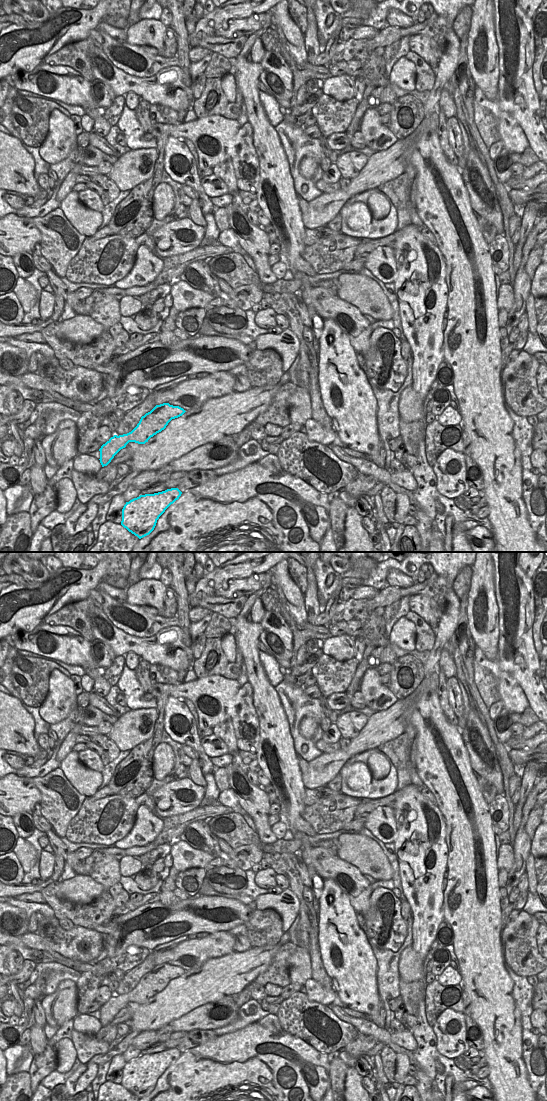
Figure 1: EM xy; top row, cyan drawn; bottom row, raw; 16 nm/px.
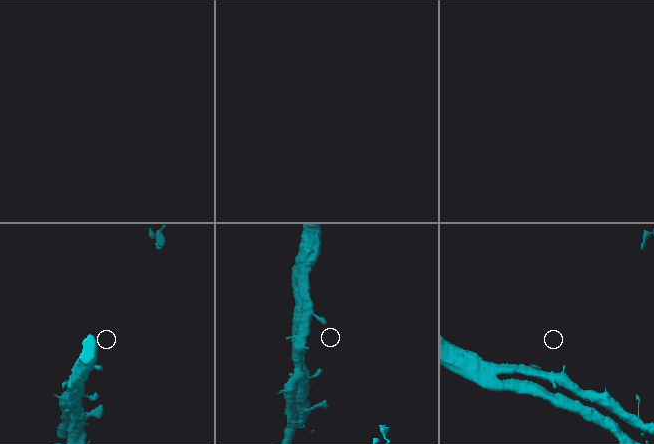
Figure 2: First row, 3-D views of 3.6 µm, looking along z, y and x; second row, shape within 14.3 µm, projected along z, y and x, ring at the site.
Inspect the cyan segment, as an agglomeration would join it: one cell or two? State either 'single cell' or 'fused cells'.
single cell

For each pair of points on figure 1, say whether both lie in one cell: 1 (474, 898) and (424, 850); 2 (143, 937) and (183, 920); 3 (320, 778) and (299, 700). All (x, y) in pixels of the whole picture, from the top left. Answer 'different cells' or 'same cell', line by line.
1: different cells
2: same cell
3: different cells

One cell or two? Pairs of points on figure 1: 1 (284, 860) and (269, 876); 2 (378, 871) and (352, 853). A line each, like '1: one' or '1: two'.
1: two
2: one

